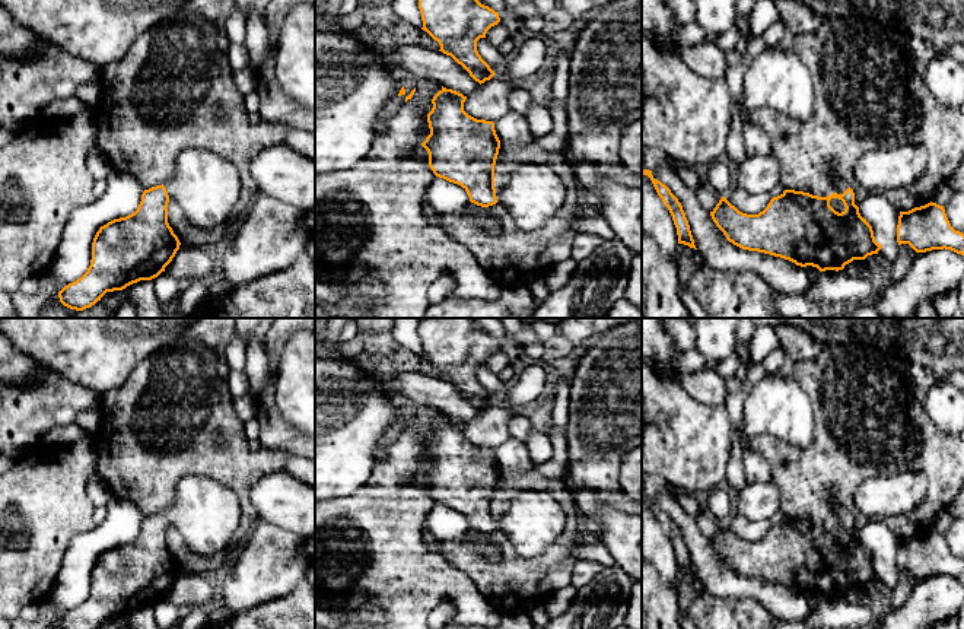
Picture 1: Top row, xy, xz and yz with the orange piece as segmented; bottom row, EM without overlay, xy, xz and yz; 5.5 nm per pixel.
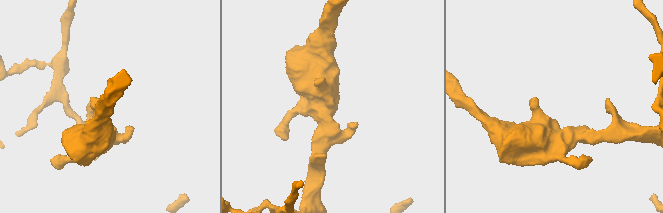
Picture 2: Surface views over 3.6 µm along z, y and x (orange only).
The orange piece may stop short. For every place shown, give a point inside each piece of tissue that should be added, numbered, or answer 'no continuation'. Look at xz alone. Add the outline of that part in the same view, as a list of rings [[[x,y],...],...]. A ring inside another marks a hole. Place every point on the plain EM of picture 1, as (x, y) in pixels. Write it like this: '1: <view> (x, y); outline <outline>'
1: xz (533, 521); outline [[[524,490],[496,515],[496,524],[521,556],[535,557],[561,536],[566,515],[547,492]]]

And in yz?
1: yz (839, 512); outline [[[833,490],[825,492],[825,501],[830,505],[834,520],[843,521],[849,515],[849,511],[836,499]]]

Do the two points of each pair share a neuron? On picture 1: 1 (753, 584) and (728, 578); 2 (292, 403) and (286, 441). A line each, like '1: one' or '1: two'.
1: one
2: two

